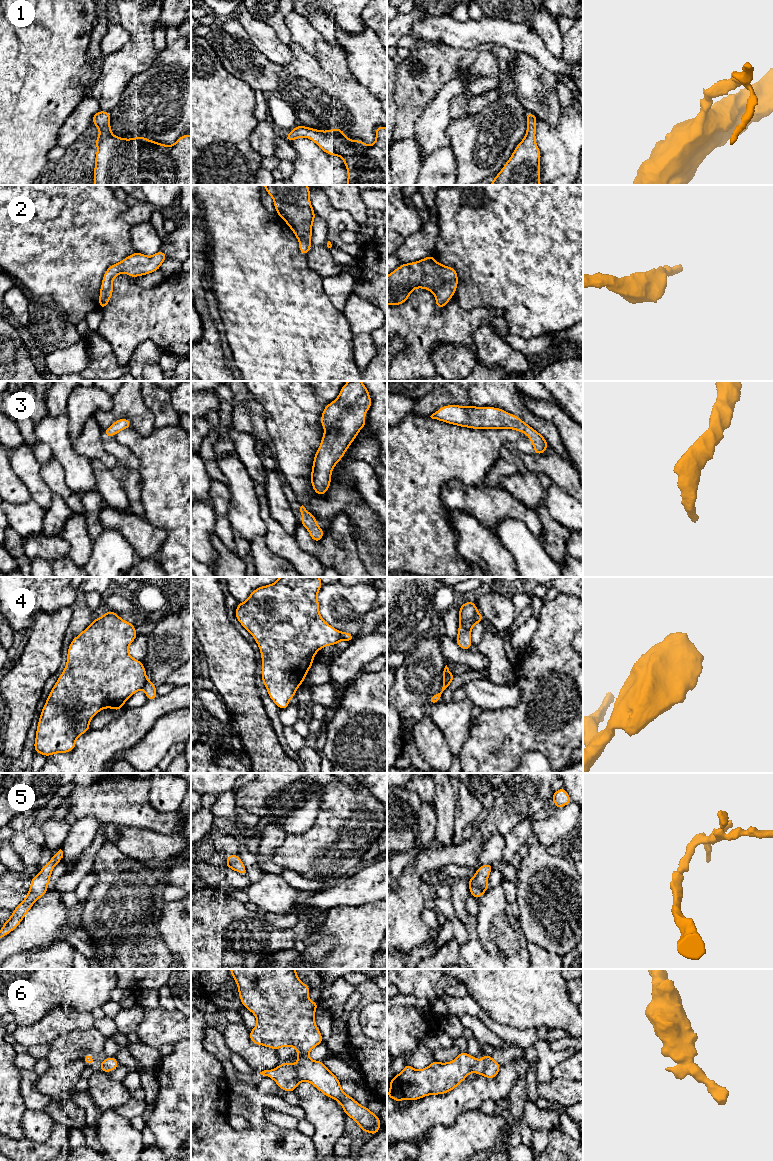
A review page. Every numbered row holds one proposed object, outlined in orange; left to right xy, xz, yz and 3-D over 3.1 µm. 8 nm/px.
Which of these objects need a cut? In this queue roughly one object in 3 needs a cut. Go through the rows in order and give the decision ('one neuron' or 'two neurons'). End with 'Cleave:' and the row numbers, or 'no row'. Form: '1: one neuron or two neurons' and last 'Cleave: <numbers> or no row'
1: one neuron
2: one neuron
3: one neuron
4: two neurons
5: one neuron
6: one neuron
Cleave: 4

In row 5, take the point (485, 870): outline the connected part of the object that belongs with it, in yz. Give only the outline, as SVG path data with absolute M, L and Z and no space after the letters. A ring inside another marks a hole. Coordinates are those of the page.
M493 863L481 865L476 874L468 880L471 896L479 899L489 889L488 876L493 868Z

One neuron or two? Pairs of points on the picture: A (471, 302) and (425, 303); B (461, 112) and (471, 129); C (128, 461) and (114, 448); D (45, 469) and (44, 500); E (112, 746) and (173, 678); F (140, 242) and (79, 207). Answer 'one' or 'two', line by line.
A: two
B: two
C: one
D: two
E: two
F: two

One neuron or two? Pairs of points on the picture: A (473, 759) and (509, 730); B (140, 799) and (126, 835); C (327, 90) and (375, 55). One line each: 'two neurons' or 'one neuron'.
A: one neuron
B: two neurons
C: two neurons

